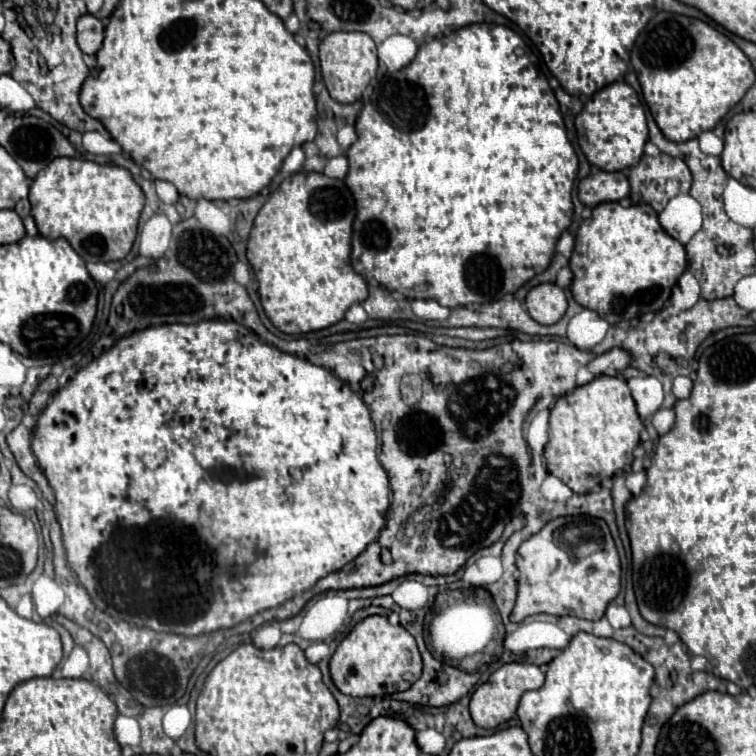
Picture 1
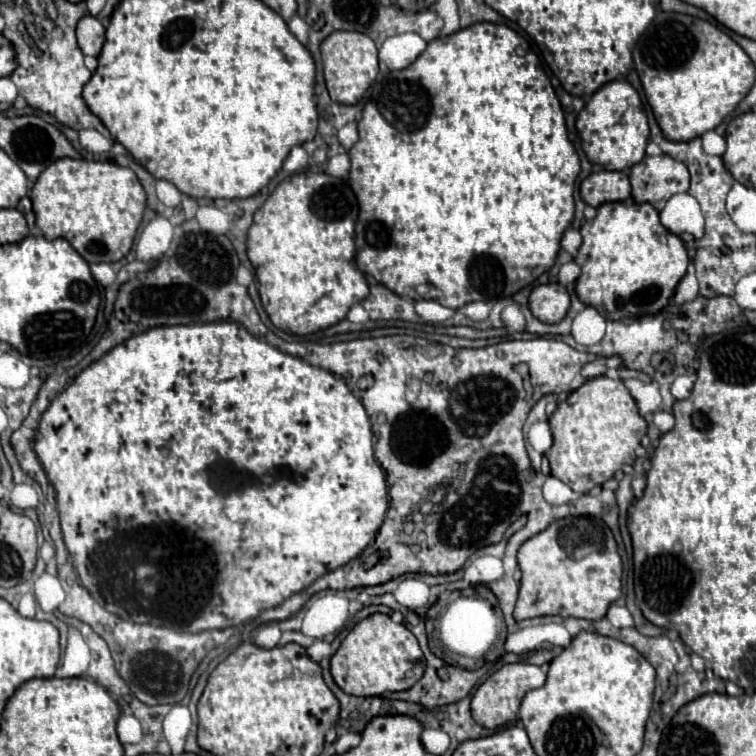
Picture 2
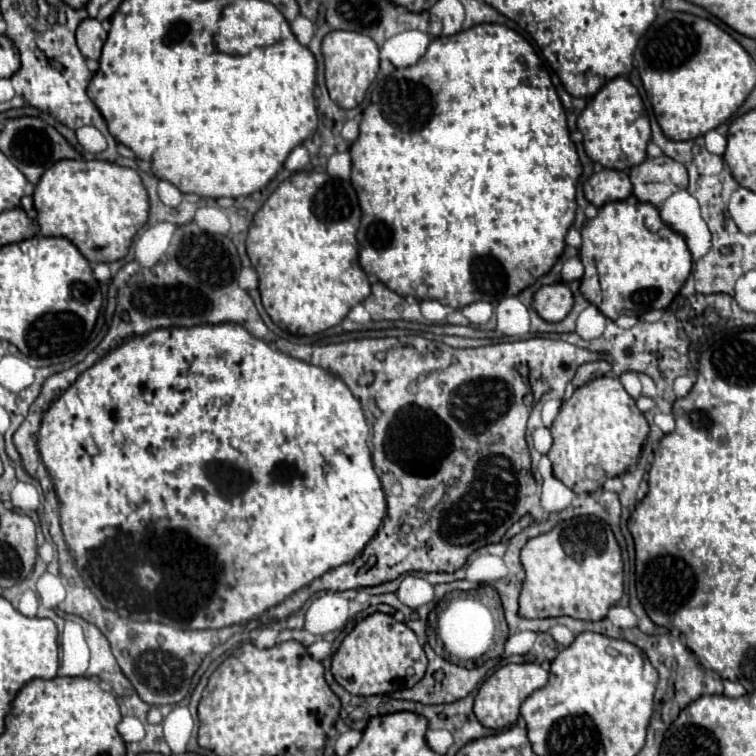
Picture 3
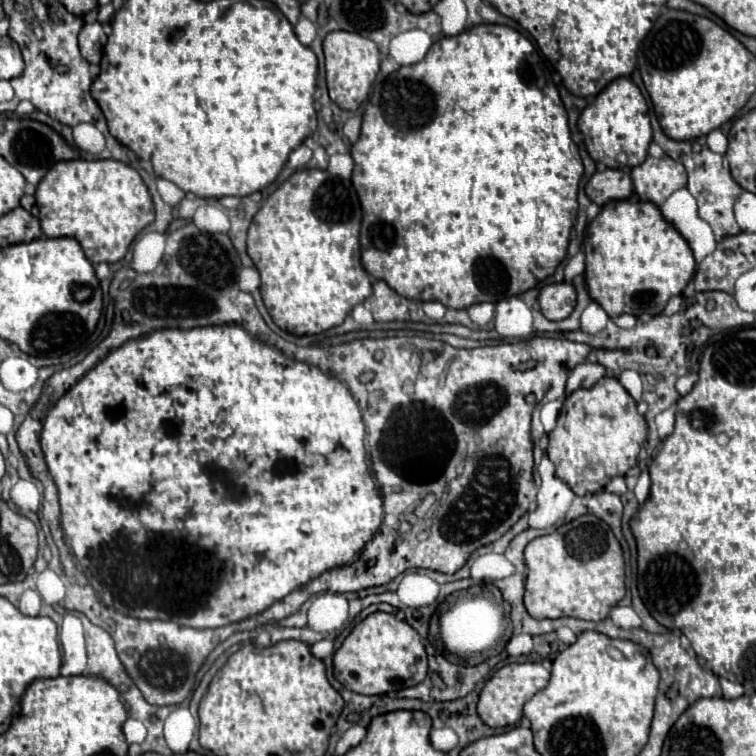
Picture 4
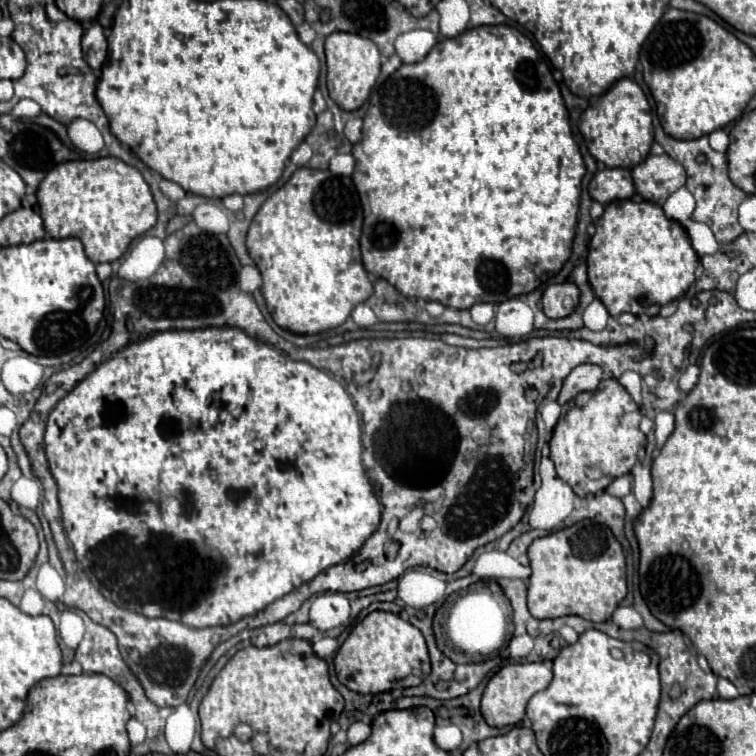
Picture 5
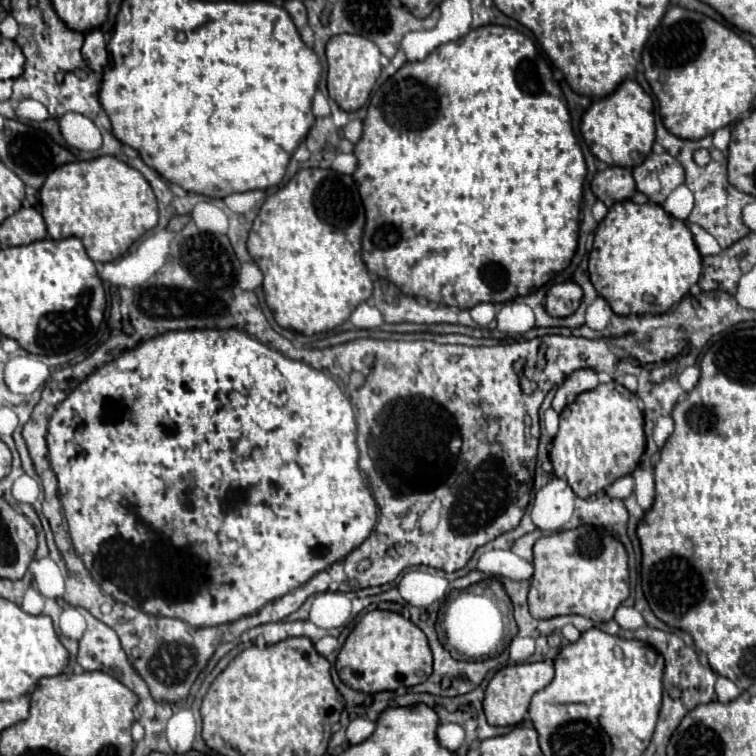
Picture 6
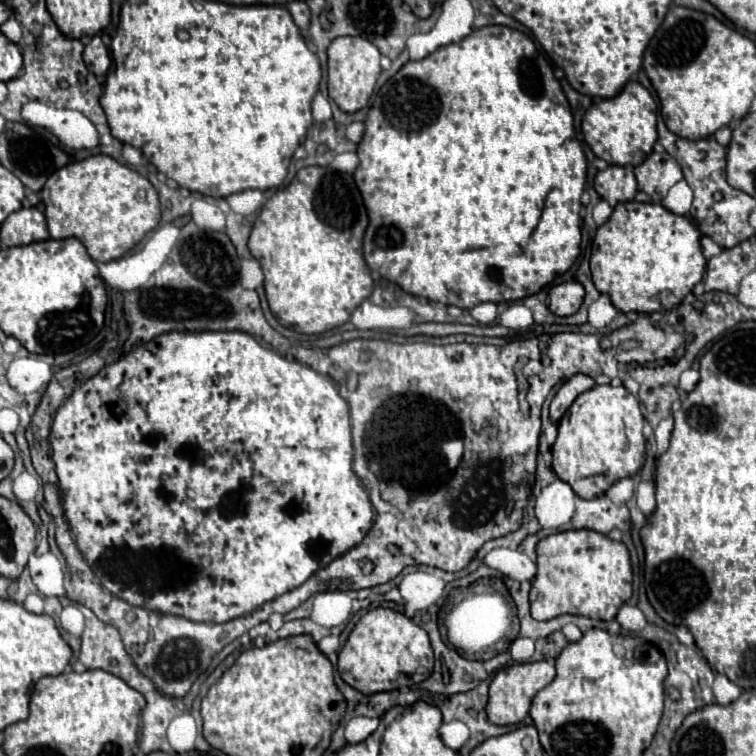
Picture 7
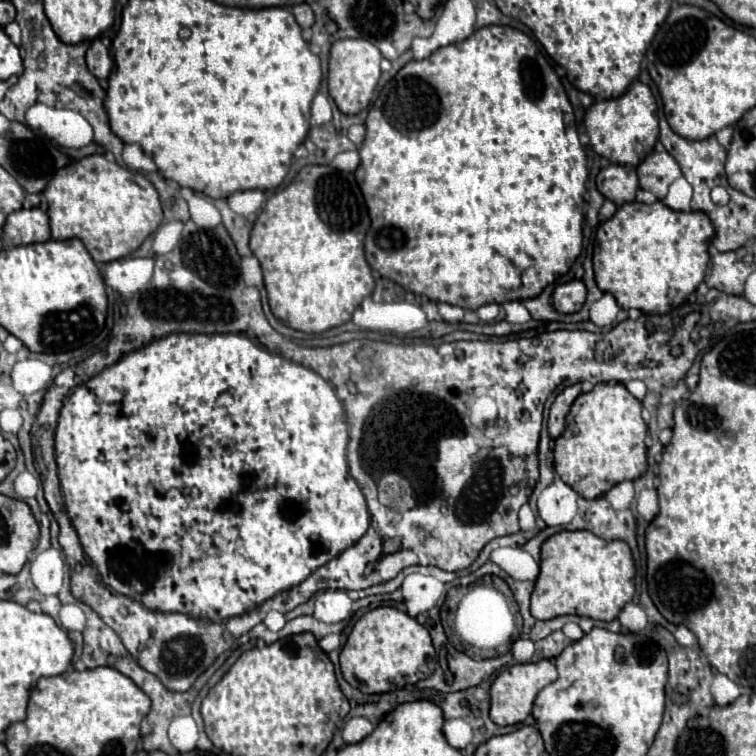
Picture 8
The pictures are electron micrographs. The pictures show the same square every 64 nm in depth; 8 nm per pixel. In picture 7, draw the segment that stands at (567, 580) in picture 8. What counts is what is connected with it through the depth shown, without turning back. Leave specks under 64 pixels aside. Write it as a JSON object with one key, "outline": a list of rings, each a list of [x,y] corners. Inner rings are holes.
{"outline":[[[582,528],[546,536],[538,542],[536,554],[538,572],[530,590],[530,612],[534,620],[552,620],[562,614],[612,620],[618,608],[632,596],[628,548],[596,530]]]}

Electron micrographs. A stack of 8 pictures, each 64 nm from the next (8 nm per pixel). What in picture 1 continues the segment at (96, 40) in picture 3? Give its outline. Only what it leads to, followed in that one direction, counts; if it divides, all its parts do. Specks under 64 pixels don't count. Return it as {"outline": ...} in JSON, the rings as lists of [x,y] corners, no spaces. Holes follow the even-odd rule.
{"outline":[[[84,14],[78,20],[78,46],[84,54],[96,54],[104,40],[104,24],[92,16]]]}

